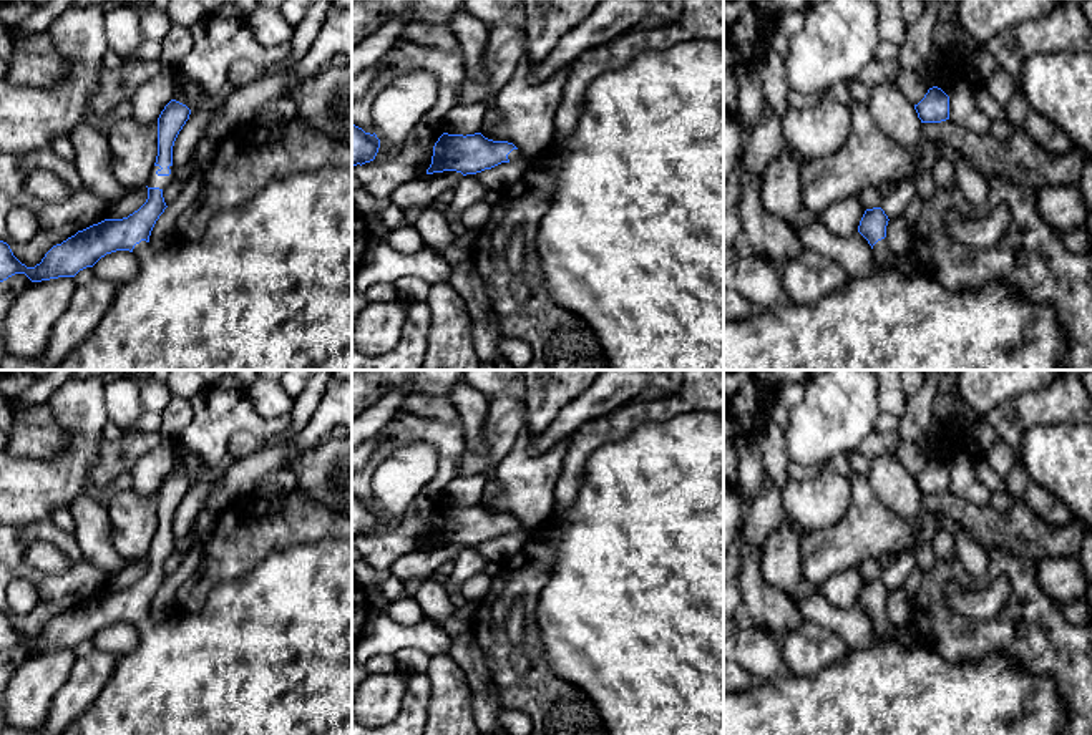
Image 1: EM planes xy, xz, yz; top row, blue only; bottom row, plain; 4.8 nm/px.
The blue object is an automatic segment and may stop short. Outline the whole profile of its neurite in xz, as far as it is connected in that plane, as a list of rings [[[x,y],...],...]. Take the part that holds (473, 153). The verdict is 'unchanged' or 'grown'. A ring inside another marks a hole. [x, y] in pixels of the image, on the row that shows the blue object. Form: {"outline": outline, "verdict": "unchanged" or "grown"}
{"outline": [[[699,38],[664,51],[641,51],[626,68],[597,76],[586,91],[573,134],[564,143],[553,139],[534,158],[526,158],[513,143],[493,141],[481,133],[443,133],[433,146],[427,174],[456,171],[466,176],[519,159],[529,168],[551,164],[558,171],[551,204],[539,221],[536,254],[553,302],[586,322],[602,343],[609,370],[724,370],[724,46],[715,40]]], "verdict": "grown"}

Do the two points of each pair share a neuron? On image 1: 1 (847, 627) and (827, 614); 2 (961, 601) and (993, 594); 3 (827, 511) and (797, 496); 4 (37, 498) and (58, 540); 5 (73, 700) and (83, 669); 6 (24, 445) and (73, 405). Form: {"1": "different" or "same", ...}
{"1": "same", "2": "same", "3": "same", "4": "different", "5": "same", "6": "different"}

